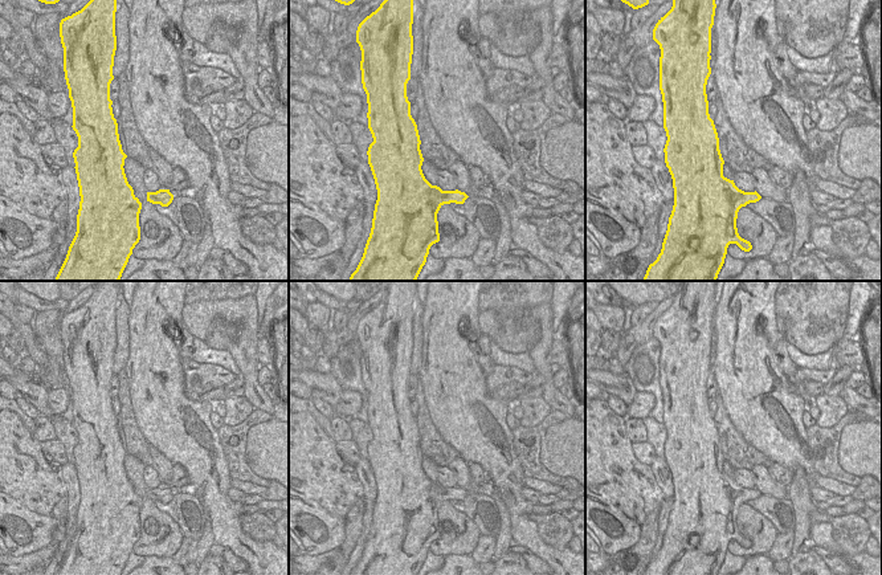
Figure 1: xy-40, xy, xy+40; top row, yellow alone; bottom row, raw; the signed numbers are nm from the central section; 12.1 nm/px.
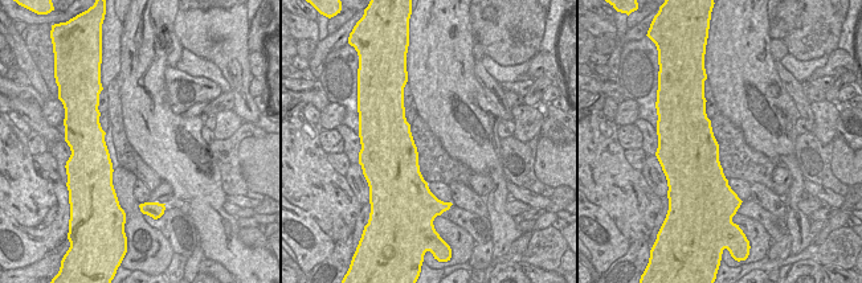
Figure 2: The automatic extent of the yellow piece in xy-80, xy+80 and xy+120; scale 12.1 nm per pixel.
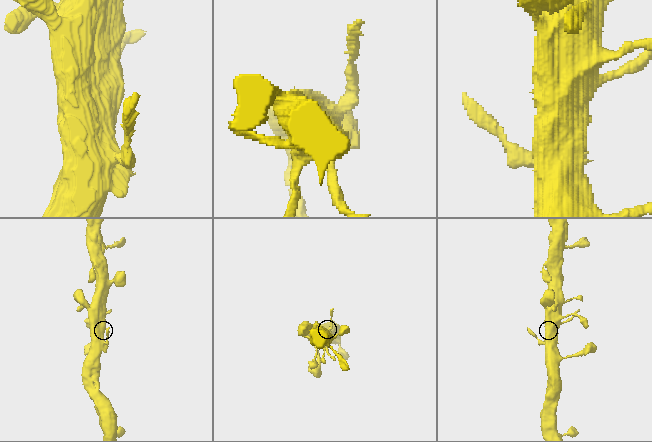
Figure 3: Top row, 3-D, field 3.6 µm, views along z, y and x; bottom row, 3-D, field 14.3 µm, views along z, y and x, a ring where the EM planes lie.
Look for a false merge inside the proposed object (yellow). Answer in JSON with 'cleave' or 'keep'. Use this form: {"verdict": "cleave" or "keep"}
{"verdict": "cleave"}

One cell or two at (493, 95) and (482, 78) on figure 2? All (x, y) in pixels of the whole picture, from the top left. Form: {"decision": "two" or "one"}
{"decision": "one"}

